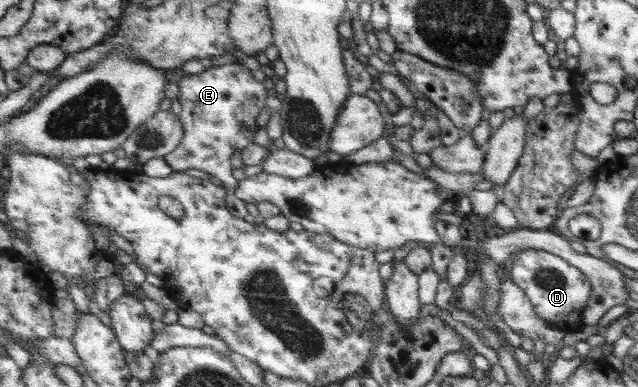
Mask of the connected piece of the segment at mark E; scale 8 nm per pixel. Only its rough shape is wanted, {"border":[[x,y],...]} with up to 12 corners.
{"border":[[241,63],[176,77],[185,139],[163,161],[233,193],[267,86]]}

